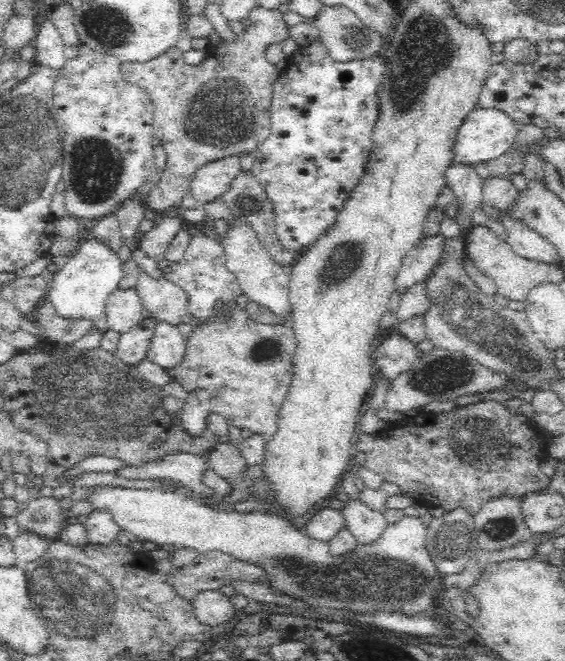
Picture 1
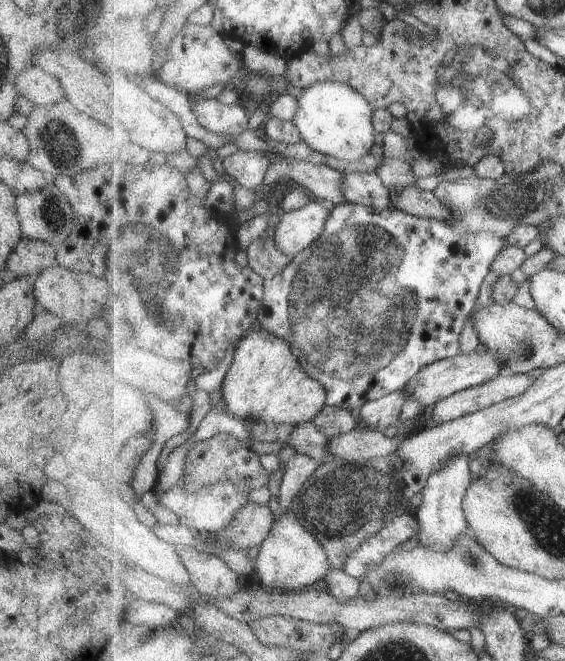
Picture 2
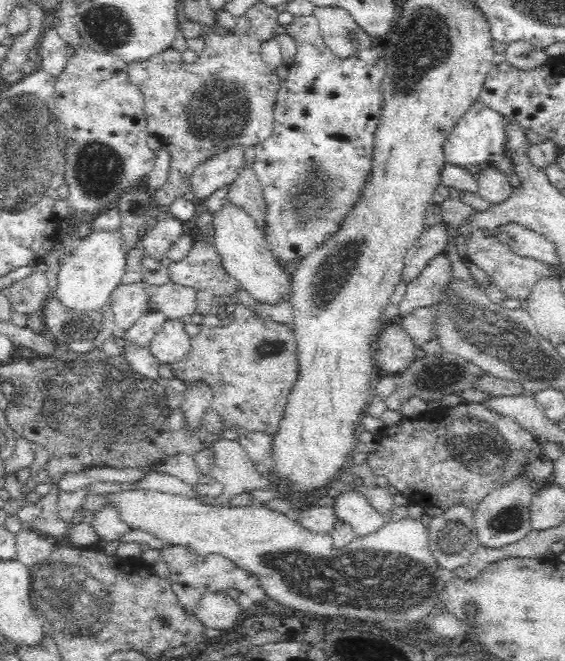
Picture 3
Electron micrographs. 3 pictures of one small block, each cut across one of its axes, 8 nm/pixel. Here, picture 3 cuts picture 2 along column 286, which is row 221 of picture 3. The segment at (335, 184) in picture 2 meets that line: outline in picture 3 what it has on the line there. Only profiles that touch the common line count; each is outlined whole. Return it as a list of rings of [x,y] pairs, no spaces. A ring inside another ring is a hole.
[[[167,217],[158,221],[152,230],[144,231],[140,247],[150,258],[161,261],[167,256],[172,244],[183,234],[181,220]]]

